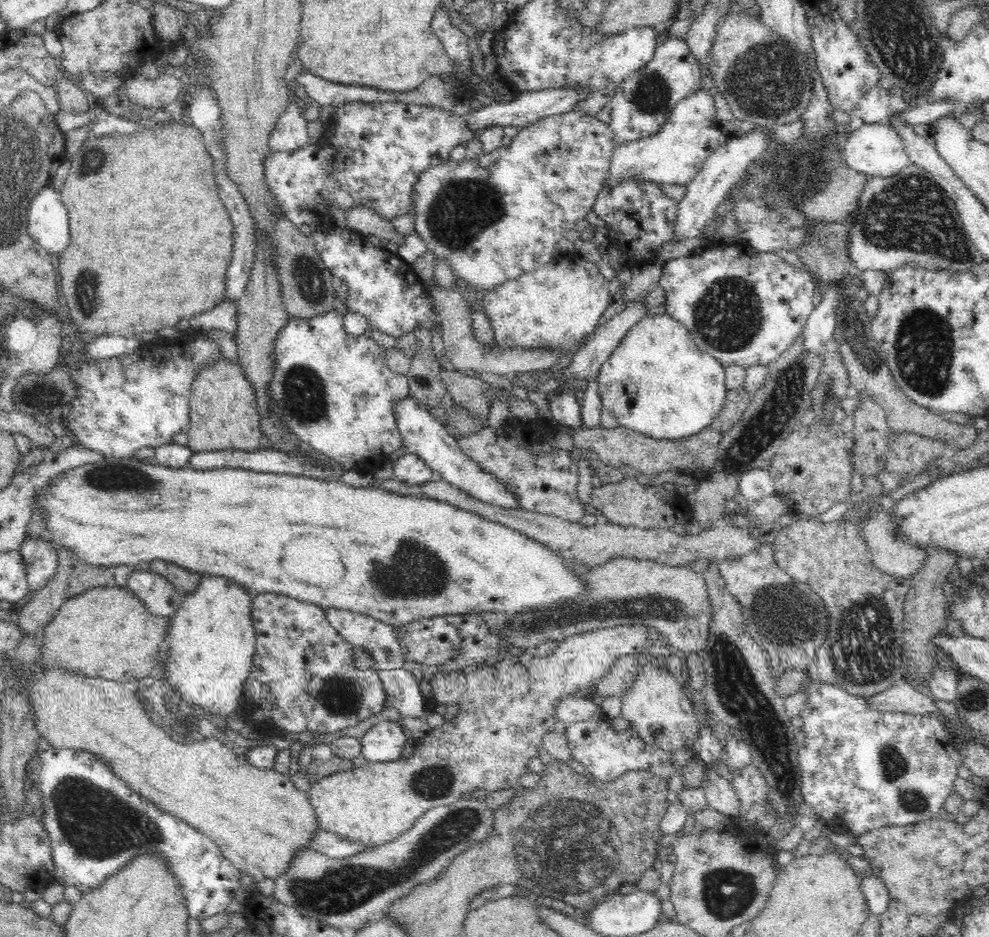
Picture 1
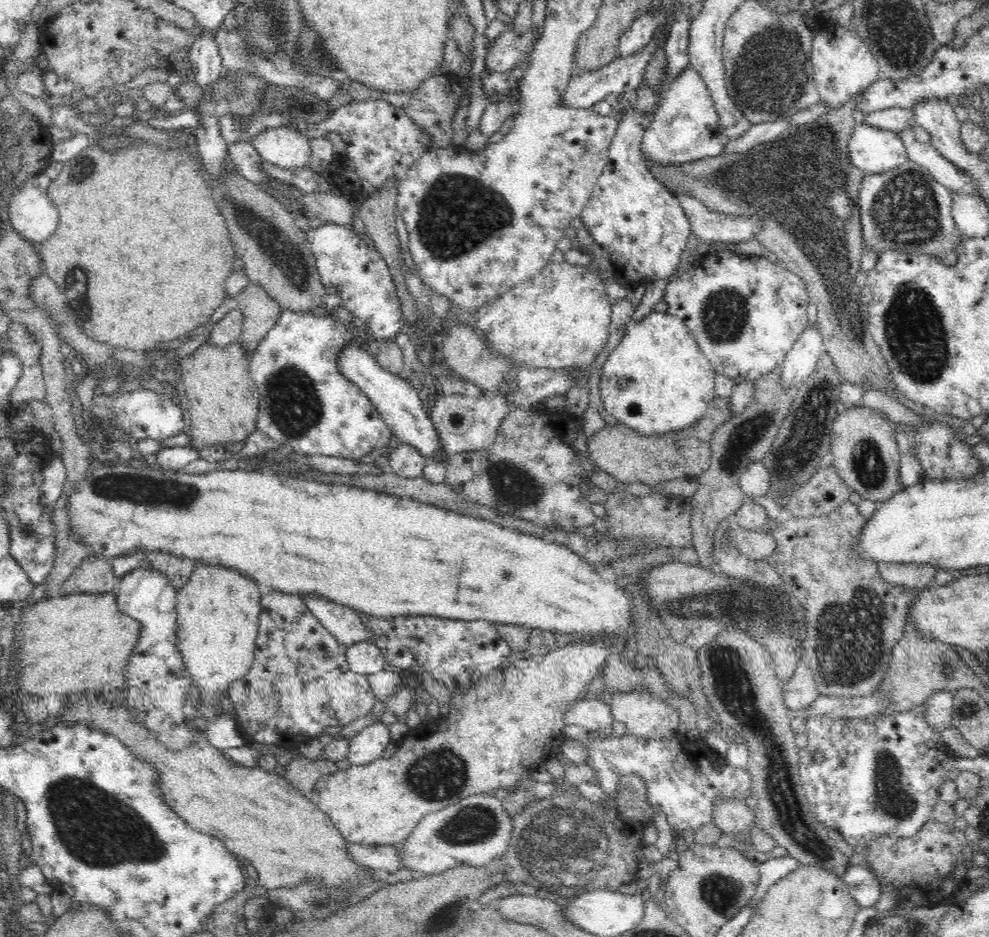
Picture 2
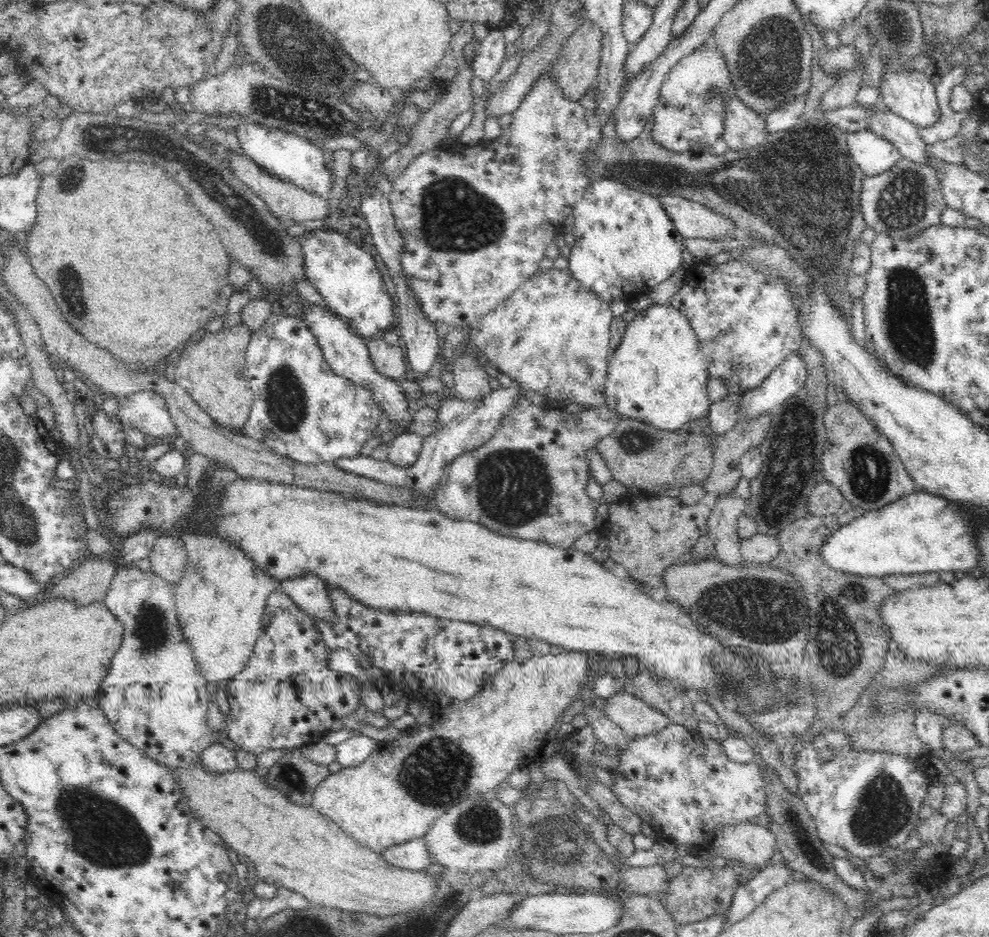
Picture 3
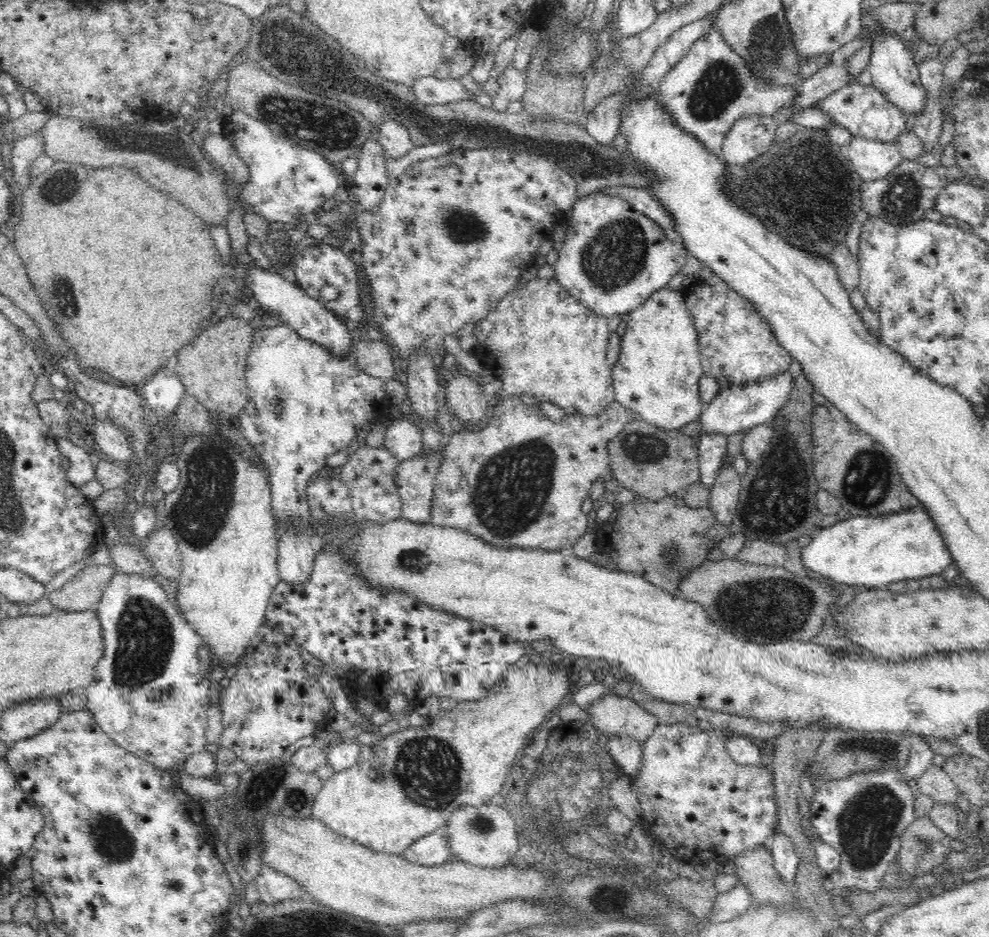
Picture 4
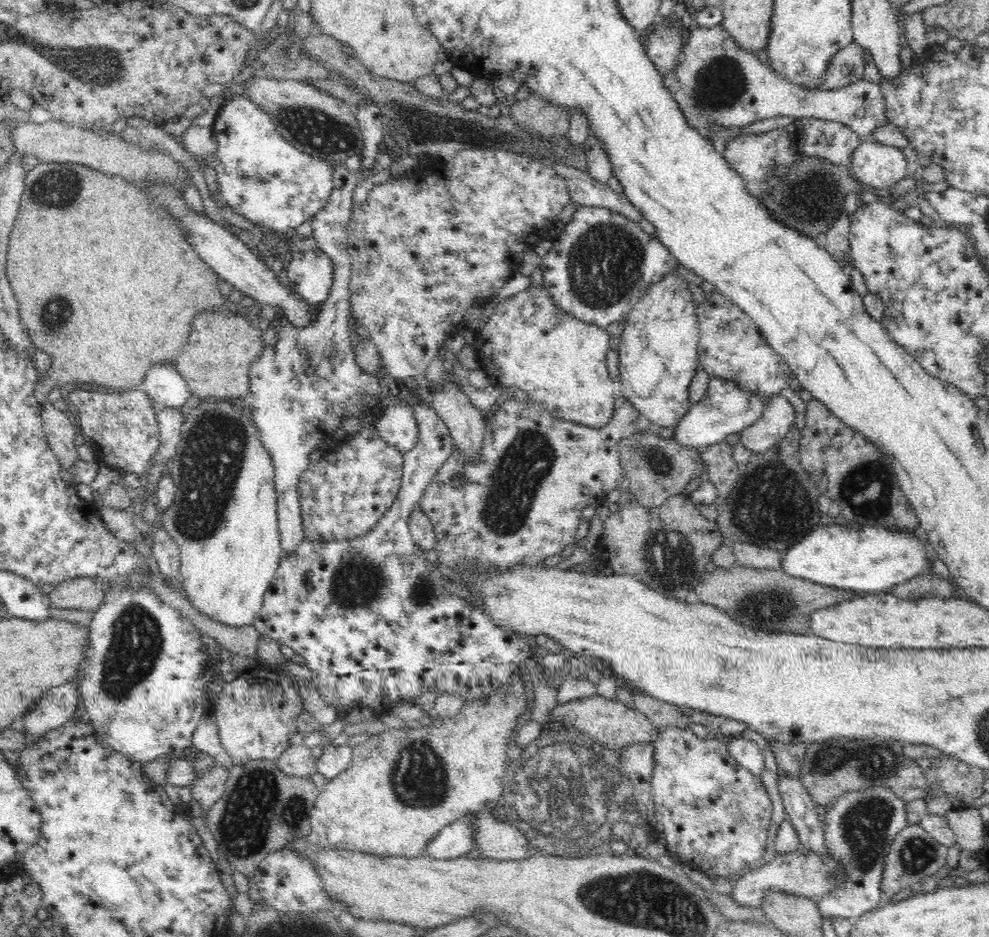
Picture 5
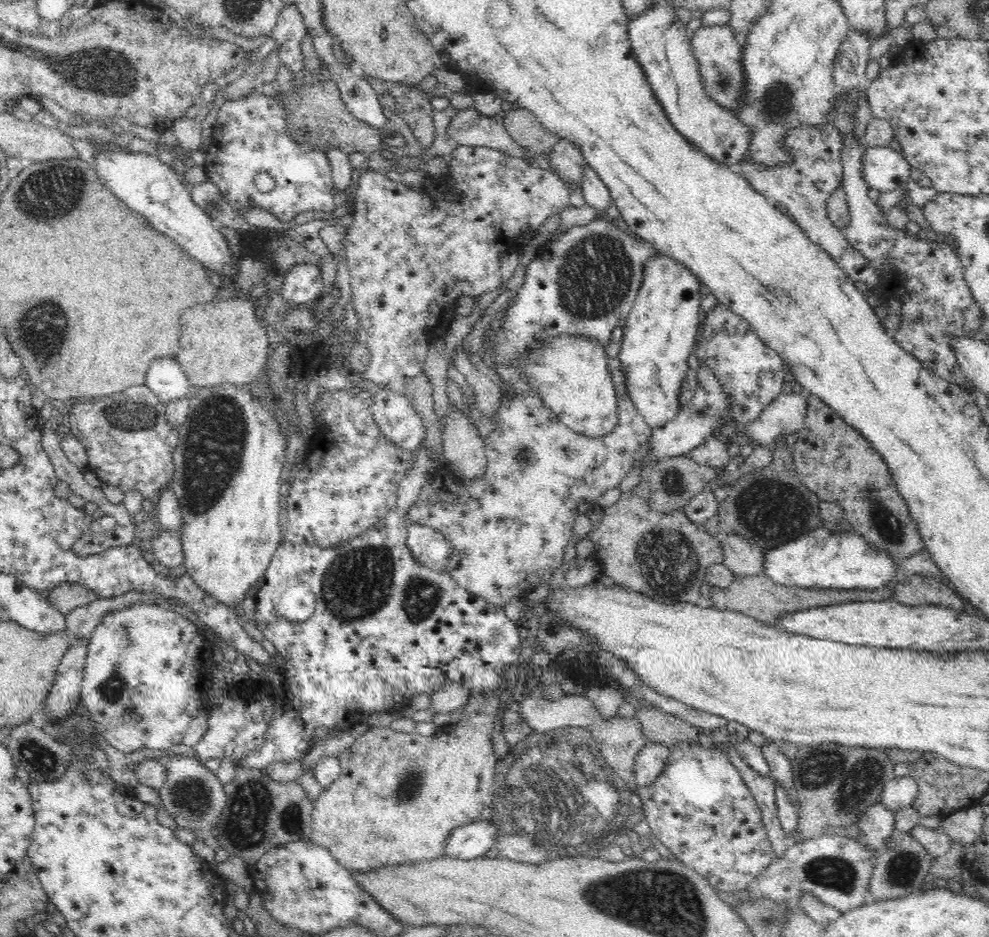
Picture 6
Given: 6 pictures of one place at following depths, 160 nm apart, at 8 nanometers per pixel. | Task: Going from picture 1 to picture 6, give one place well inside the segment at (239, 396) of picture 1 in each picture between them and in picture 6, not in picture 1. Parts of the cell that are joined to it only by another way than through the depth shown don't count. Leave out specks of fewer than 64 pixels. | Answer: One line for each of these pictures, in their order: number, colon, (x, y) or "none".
2: (223, 400)
3: (213, 370)
4: (212, 366)
5: (216, 361)
6: (222, 342)

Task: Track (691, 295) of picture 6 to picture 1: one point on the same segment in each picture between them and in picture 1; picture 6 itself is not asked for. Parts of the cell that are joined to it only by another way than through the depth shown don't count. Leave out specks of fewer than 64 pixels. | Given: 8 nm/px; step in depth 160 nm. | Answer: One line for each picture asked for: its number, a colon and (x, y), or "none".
1: (657, 382)
2: (656, 380)
3: (658, 375)
4: (657, 375)
5: (658, 355)

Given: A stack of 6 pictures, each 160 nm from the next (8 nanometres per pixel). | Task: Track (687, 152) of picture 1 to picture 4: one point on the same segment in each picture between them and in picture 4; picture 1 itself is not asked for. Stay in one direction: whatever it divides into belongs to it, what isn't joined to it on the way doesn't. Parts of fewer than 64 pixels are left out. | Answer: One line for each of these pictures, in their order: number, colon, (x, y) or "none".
2: (685, 128)
3: (690, 110)
4: (711, 88)

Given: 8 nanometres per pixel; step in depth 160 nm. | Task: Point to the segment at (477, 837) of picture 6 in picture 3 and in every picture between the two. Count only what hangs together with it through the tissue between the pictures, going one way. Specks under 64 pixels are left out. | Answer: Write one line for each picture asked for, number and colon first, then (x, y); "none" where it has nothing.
3: (413, 855)
4: (430, 850)
5: (455, 840)

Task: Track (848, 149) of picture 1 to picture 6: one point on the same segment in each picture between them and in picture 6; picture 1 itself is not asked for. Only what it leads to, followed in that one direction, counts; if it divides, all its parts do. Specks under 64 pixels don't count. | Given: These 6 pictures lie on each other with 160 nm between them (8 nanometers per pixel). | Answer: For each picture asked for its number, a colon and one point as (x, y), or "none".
2: (874, 151)
3: (874, 155)
4: (873, 160)
5: (877, 165)
6: (885, 169)

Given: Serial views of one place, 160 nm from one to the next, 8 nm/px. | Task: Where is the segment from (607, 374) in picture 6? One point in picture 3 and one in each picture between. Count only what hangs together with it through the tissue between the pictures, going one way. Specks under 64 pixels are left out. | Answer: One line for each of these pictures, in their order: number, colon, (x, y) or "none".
3: (551, 335)
4: (538, 339)
5: (560, 362)

